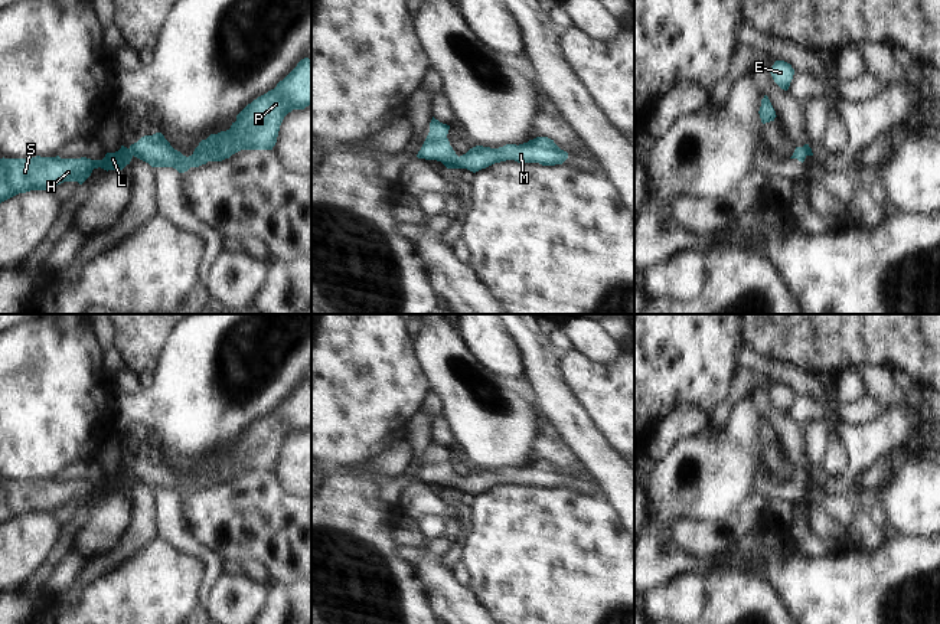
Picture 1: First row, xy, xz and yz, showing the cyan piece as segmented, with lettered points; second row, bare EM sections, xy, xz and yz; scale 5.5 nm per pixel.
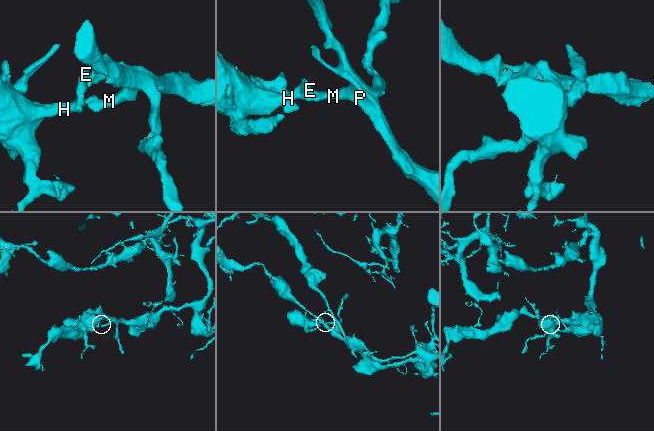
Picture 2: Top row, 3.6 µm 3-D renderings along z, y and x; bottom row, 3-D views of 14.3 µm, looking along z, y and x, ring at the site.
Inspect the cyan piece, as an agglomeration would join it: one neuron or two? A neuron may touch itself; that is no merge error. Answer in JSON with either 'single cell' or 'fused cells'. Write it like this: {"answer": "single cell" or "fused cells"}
{"answer": "single cell"}

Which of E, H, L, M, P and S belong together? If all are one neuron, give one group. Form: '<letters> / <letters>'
E H L M P S

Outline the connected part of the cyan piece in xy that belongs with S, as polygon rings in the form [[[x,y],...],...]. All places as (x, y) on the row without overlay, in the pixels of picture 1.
[[[311,382],[297,389],[267,416],[248,427],[231,451],[202,463],[193,477],[186,480],[174,473],[161,455],[144,458],[128,471],[121,468],[102,483],[32,480],[0,481],[0,526],[30,513],[53,513],[63,504],[82,507],[94,491],[123,493],[137,480],[151,490],[173,490],[179,496],[208,484],[222,484],[241,473],[272,473],[280,448],[293,432],[311,428]]]

